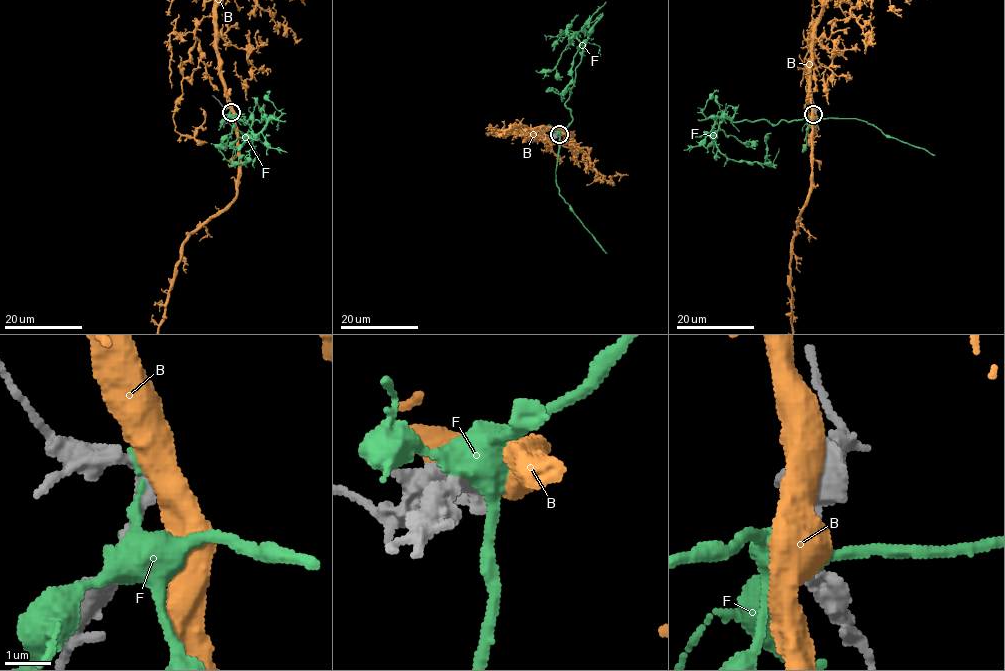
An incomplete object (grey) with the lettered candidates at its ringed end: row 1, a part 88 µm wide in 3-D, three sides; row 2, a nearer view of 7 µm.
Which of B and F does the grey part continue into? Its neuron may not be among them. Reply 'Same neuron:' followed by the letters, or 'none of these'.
Same neuron: B

